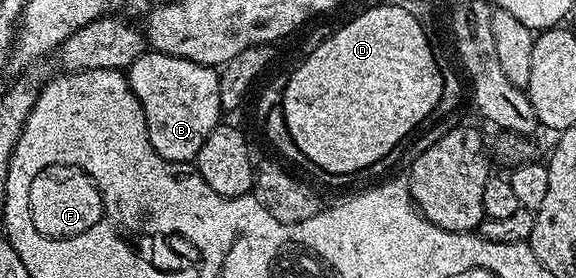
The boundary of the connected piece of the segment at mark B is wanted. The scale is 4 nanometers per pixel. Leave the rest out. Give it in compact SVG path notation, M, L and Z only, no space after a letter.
M147 50L143 52L136 62L132 62L128 69L130 91L134 93L134 99L144 110L144 118L148 126L148 138L160 154L160 158L171 160L177 164L184 164L193 161L197 157L200 146L212 134L212 130L220 122L220 114L224 109L220 102L220 72L217 67L200 62L192 62L188 58L176 58L172 54L164 54Z

